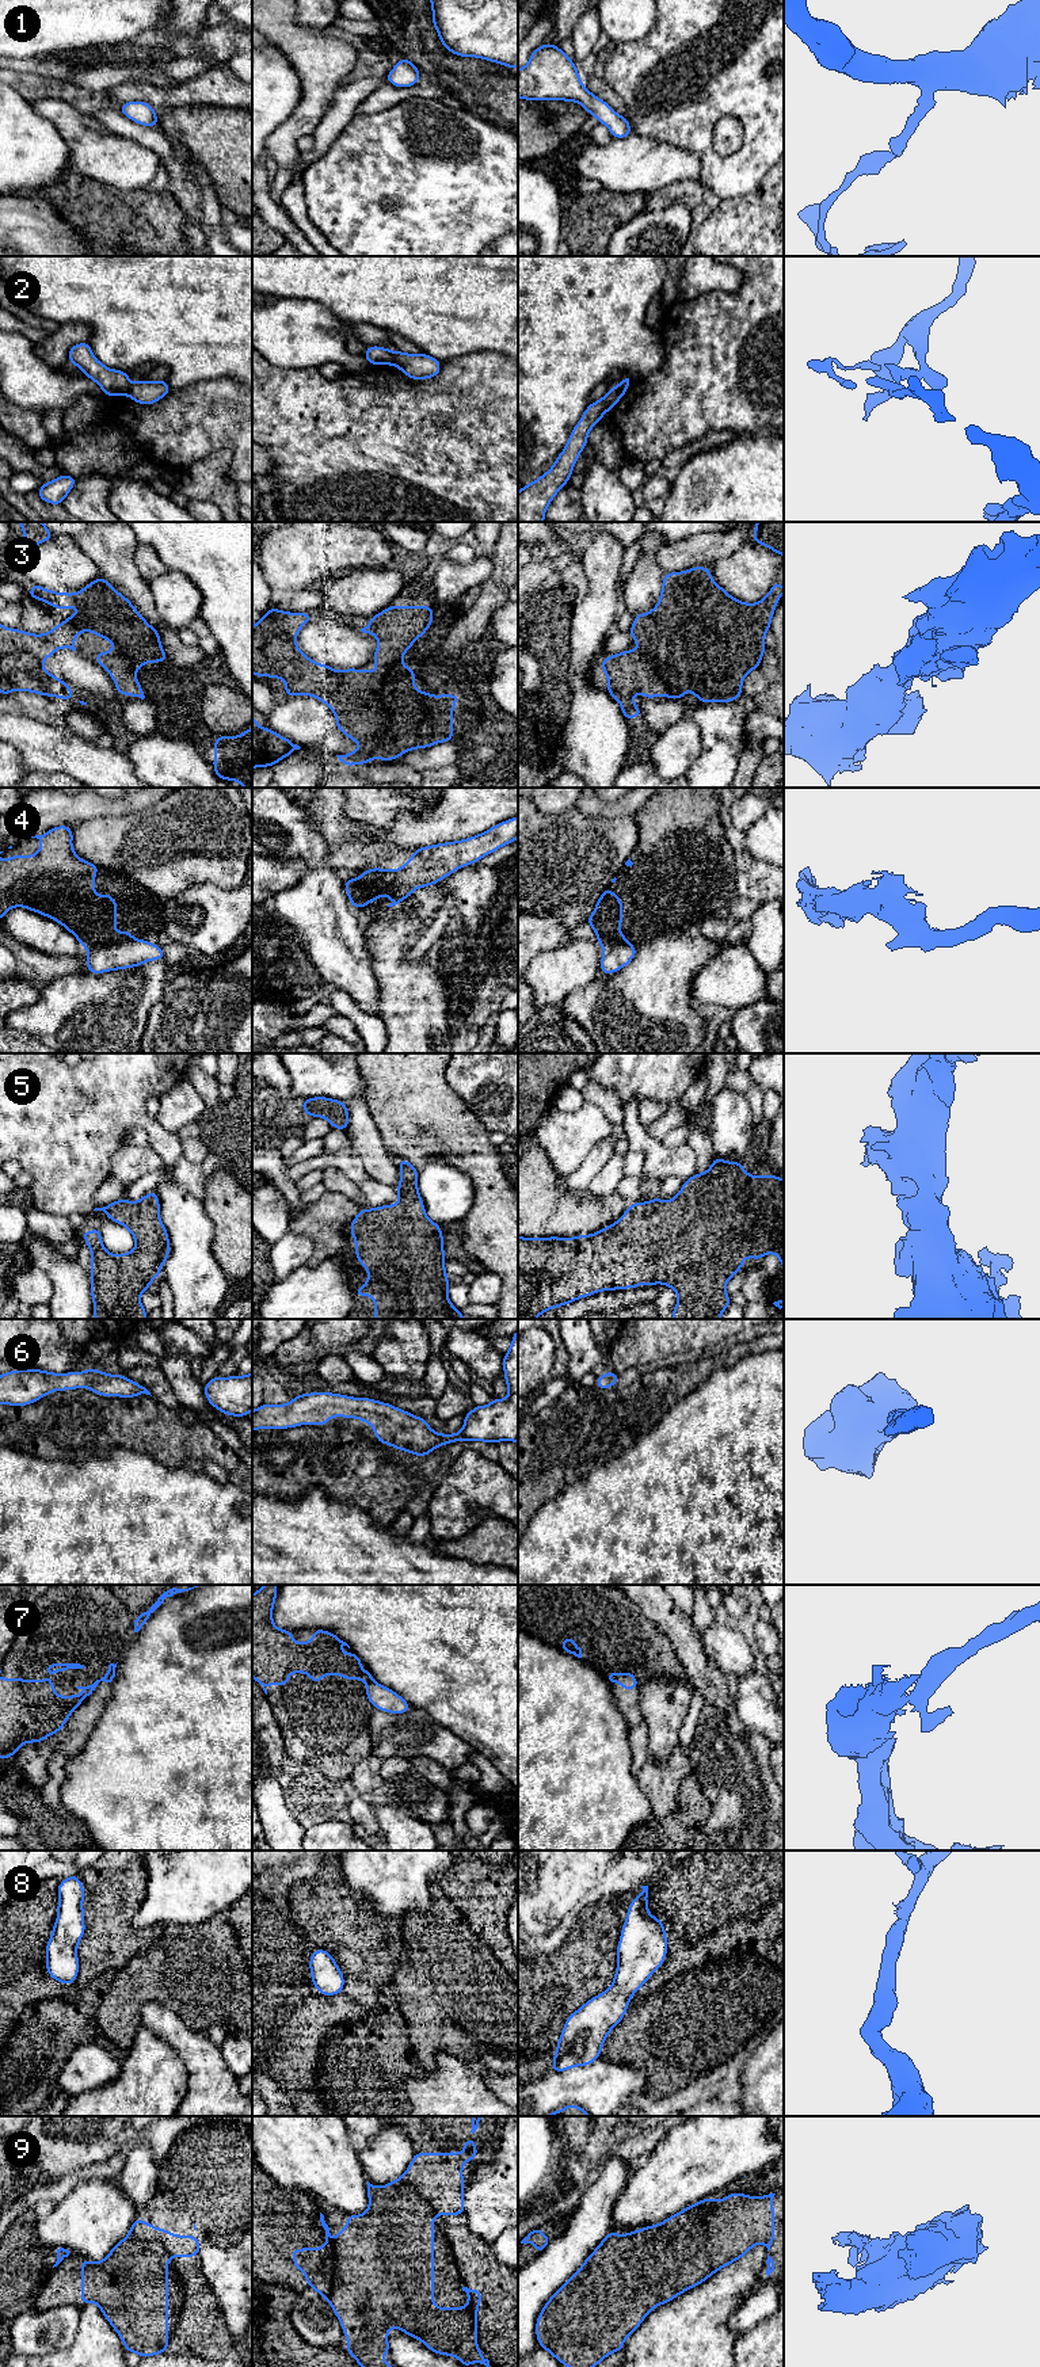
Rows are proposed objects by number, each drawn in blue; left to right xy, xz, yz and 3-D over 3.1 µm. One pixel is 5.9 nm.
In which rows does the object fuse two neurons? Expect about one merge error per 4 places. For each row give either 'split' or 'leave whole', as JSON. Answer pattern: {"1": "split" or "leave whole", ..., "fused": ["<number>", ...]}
{"1": "leave whole", "2": "split", "3": "leave whole", "4": "split", "5": "leave whole", "6": "leave whole", "7": "split", "8": "leave whole", "9": "leave whole", "fused": ["2", "4", "7"]}

